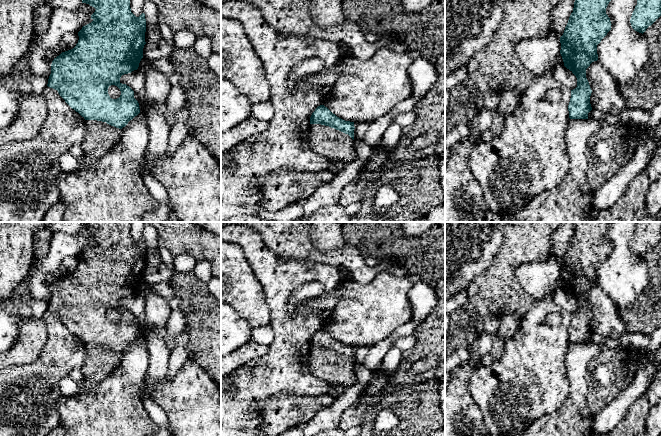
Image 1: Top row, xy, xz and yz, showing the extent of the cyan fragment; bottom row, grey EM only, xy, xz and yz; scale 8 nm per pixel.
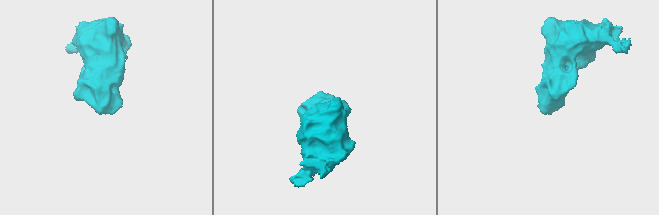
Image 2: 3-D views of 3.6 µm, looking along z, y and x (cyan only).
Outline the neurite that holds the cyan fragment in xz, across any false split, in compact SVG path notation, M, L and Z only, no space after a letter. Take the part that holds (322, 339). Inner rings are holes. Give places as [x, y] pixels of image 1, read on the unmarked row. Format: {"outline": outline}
{"outline": "M324 329L318 330L310 341L310 348L321 348L348 358L354 364L354 346L345 345Z"}

